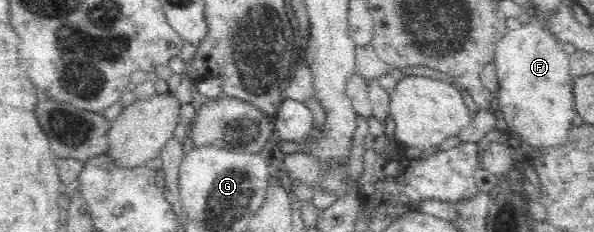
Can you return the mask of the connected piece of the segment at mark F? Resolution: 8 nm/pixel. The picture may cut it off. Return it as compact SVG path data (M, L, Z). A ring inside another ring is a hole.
M524 18L520 29L508 31L495 50L495 68L498 77L498 89L495 92L495 107L501 112L509 131L513 136L519 136L527 140L527 143L538 148L537 154L542 149L552 148L566 139L566 133L570 131L572 117L577 113L574 107L572 76L569 72L570 55L565 52L563 44L551 32L544 29L538 23Z

